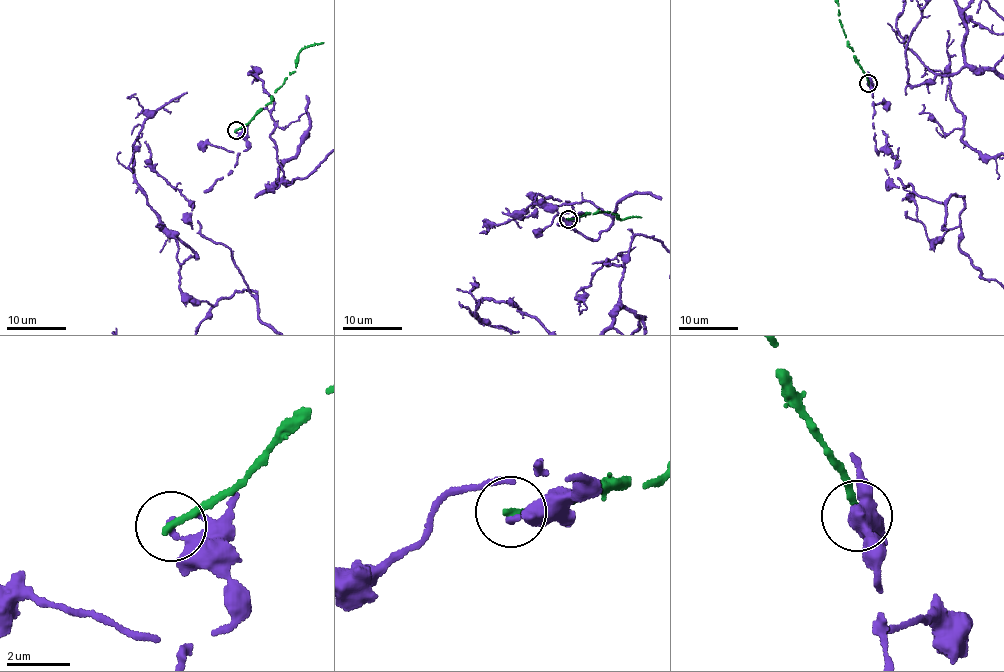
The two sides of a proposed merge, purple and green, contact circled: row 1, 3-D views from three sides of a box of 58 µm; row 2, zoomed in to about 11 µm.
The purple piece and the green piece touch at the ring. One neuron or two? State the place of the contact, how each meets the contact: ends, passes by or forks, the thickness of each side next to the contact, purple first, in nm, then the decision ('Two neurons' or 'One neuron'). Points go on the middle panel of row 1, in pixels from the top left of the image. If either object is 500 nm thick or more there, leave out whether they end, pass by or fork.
Place: (568, 219). At the ring purple ends. At the ring green ends. Thickness 240 nm (purple) against 240 nm. Two neurons

